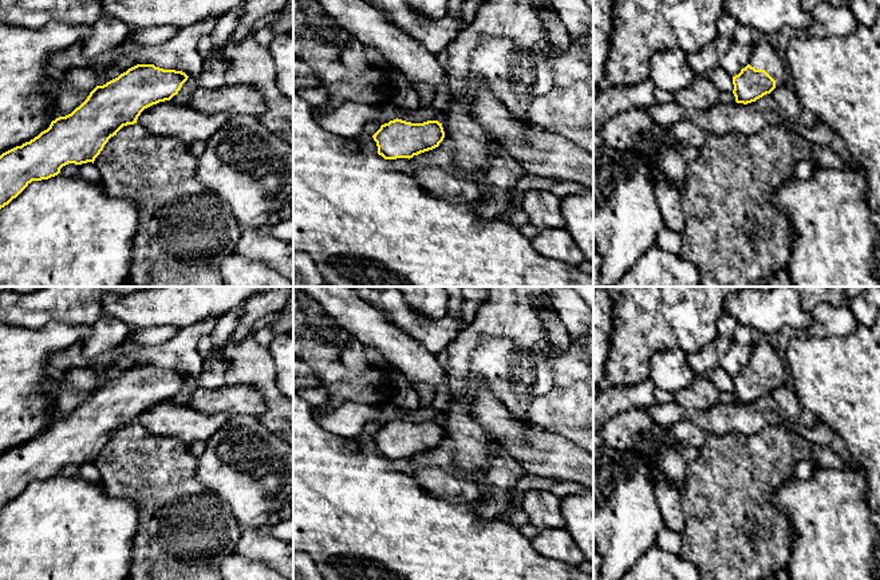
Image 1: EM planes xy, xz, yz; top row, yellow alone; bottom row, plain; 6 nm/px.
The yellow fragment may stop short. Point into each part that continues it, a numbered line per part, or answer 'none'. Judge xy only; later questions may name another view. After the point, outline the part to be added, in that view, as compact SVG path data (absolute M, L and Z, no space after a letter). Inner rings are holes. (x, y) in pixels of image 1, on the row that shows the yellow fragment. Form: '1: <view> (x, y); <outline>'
none

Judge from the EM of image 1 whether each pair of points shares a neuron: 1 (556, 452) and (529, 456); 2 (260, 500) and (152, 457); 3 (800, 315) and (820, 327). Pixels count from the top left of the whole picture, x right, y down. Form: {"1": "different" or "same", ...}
{"1": "same", "2": "different", "3": "different"}

